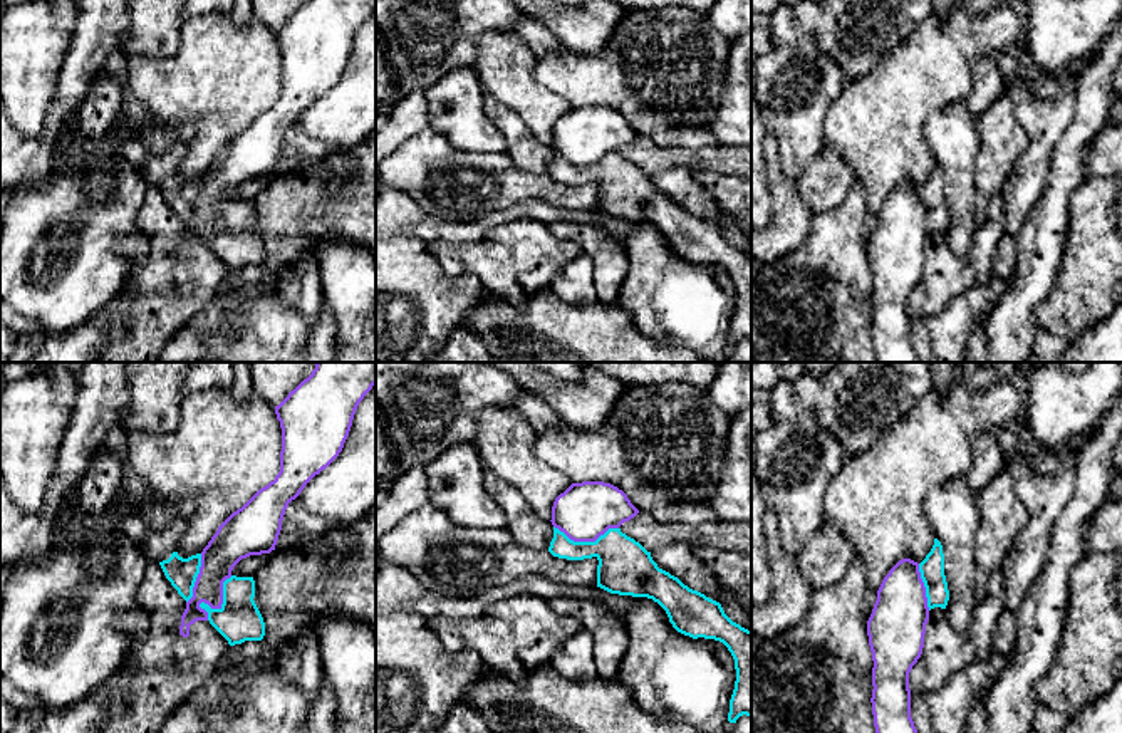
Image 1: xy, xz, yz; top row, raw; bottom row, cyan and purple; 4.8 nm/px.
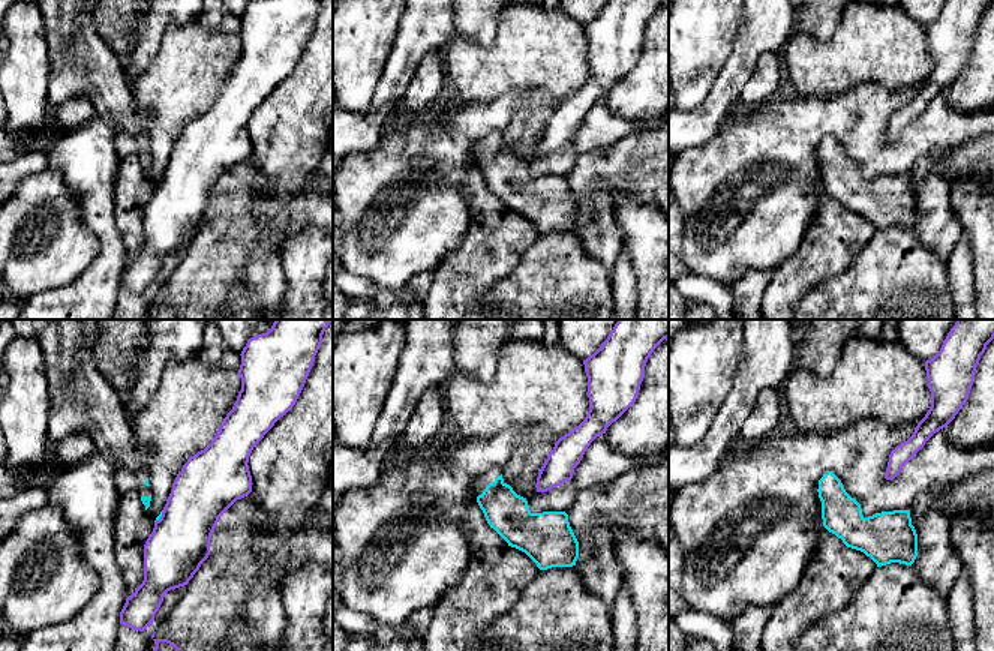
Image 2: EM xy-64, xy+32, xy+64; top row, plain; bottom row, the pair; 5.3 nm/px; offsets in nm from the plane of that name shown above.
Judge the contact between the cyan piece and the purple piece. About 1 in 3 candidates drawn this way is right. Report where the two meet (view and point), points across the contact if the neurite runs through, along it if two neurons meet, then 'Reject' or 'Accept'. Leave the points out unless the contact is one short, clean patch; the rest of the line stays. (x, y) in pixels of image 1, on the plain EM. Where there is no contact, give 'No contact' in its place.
Touches cyan at xy (218, 233). Boundary: xy (232, 200), (223, 207), (218, 232), (200, 228), (207, 244). Reject

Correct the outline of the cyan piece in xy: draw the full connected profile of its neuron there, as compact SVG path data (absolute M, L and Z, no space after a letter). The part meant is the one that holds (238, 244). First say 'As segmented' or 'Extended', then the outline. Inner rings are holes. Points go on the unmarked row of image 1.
As segmented. M231 200L223 206L221 231L211 233L205 226L201 226L200 231L208 237L210 248L228 265L230 270L245 265L262 265L265 260L265 247L253 221L253 201Z

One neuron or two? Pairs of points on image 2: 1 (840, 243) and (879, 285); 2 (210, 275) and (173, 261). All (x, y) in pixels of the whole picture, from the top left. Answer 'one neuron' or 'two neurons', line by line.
1: two neurons
2: two neurons

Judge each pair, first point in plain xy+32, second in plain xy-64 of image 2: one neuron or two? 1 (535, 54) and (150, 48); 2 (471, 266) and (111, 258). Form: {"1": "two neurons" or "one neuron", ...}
{"1": "two neurons", "2": "two neurons"}

